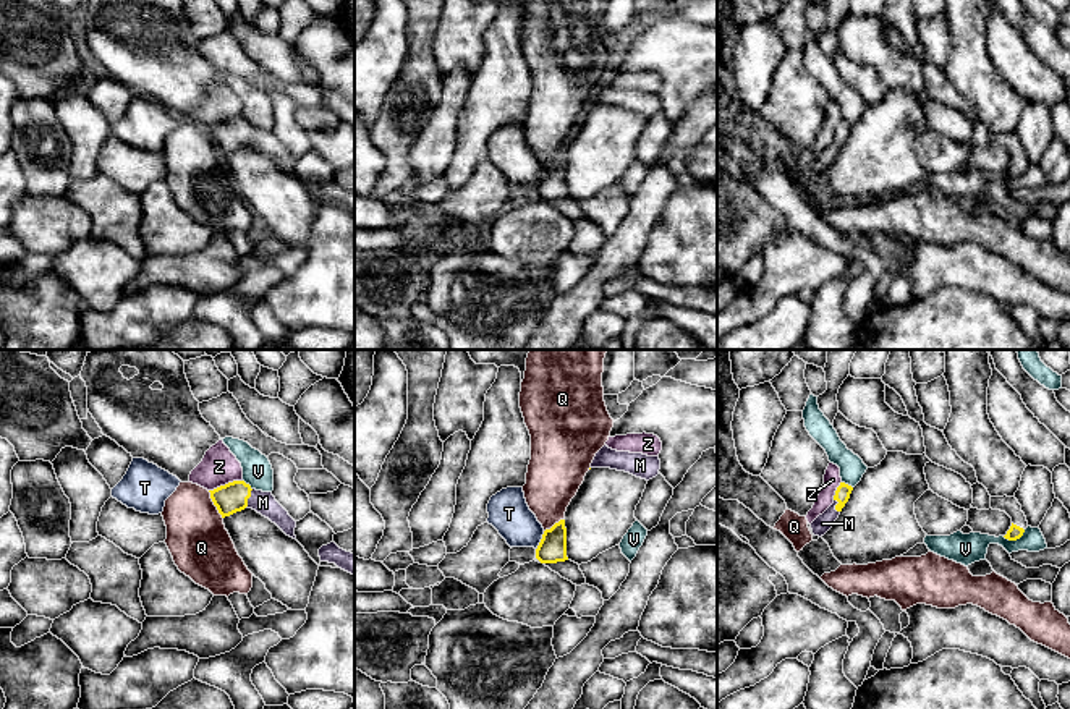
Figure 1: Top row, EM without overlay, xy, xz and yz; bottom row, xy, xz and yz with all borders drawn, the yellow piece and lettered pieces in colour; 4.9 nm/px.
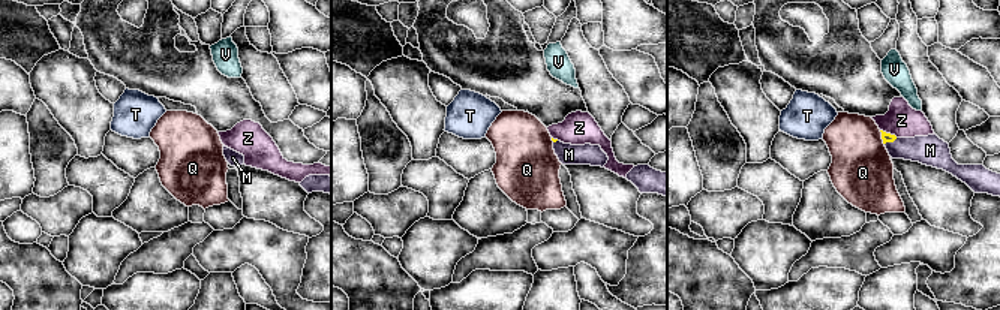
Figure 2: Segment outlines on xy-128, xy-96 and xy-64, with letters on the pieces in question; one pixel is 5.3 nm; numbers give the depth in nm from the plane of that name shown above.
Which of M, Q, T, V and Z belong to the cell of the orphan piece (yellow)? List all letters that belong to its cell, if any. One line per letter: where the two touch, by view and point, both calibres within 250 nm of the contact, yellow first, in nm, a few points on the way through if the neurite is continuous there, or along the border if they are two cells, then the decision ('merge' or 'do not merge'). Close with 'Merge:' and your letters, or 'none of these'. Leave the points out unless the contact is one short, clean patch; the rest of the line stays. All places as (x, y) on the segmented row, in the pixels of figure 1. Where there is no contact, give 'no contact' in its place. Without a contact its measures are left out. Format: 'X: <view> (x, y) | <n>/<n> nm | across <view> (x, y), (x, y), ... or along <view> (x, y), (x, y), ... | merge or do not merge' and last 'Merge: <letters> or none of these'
M: xy (250, 496) | 150/110 nm | across xy (232, 497), (250, 496), (263, 502) | merge
Q: xy (214, 504) | 150/300 nm | do not merge
T: xz (541, 541) | 140/200 nm | do not merge
V: yz (1014, 539) | 70/150 nm | do not merge
Z: xy (225, 484) | 150/190 nm | do not merge
Merge: M

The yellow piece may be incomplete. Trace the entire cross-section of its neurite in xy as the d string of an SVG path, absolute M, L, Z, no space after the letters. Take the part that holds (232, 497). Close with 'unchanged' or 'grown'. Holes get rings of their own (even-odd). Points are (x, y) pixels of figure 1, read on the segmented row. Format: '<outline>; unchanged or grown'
M233 481L209 492L222 518L241 512L248 507L256 510L262 516L269 518L287 536L296 539L295 536L296 521L275 500L272 492L256 490L244 481Z; grown

